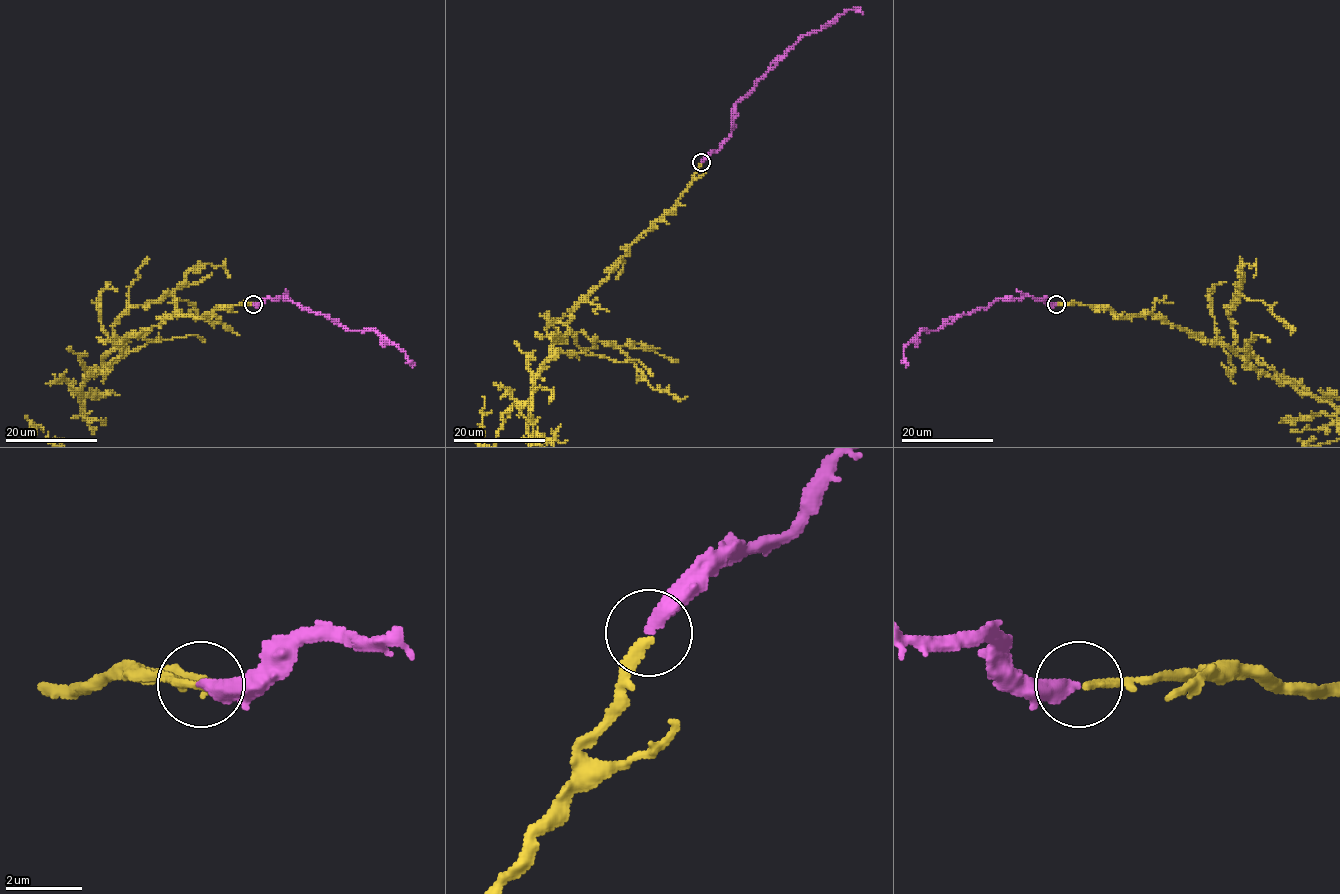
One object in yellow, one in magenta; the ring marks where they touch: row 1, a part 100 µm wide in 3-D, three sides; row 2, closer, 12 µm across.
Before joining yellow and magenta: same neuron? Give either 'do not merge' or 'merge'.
merge

